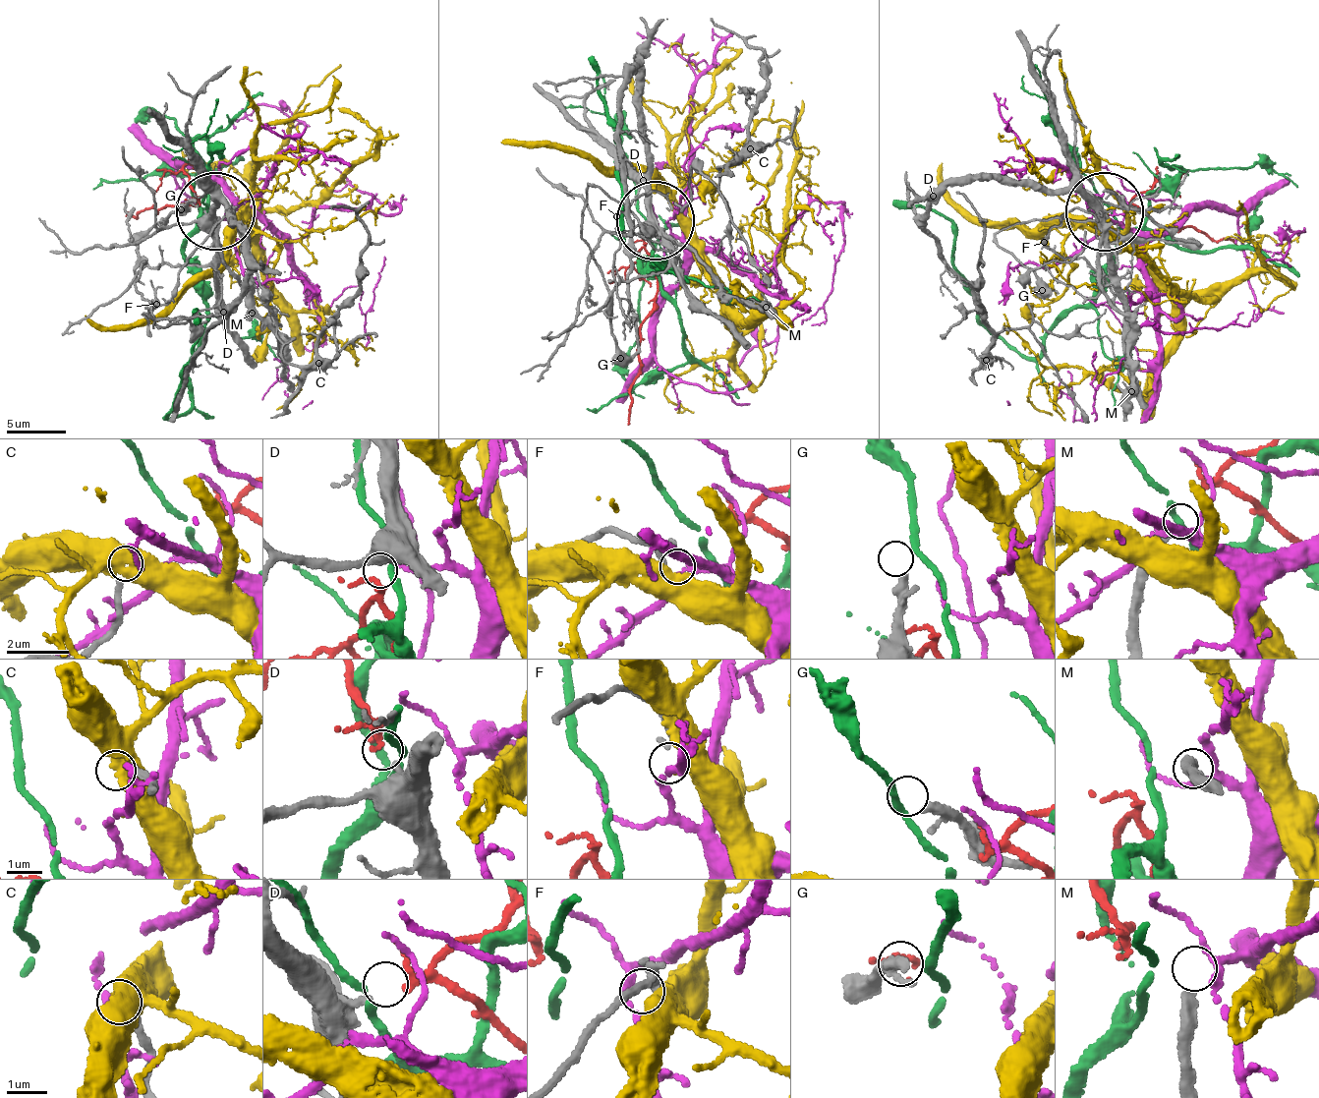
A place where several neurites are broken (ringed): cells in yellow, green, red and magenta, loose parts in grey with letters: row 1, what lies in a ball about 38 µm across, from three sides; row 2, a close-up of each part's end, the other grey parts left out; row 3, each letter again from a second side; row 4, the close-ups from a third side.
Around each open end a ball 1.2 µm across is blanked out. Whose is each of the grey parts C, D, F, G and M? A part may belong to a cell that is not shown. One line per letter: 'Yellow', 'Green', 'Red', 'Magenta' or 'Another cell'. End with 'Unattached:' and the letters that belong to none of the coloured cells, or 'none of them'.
C: Another cell
D: Red
F: Magenta
G: Another cell
M: Another cell
Unattached: C, G, M

